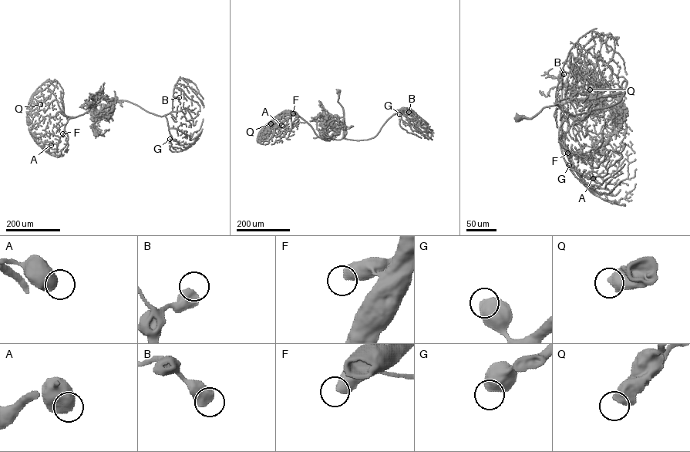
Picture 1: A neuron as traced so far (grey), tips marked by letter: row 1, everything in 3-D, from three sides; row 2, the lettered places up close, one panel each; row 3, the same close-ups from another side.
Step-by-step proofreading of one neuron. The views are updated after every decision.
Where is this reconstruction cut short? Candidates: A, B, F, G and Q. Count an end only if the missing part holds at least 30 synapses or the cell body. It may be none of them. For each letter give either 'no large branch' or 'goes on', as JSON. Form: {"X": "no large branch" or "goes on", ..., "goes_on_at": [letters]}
{"A": "no large branch", "B": "no large branch", "F": "no large branch", "G": "no large branch", "Q": "no large branch", "goes_on_at": []}

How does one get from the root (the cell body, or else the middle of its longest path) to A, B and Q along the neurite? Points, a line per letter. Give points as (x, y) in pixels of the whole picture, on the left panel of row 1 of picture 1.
A: (109, 117), (108, 113), (115, 108), (112, 106), (94, 106), (70, 118), (58, 143), (51, 145)
B: (109, 117), (116, 100), (128, 101), (163, 116), (172, 111), (173, 97), (179, 97)
Q: (109, 117), (108, 113), (115, 108), (102, 104), (93, 106), (82, 114), (68, 117), (52, 92), (40, 104)

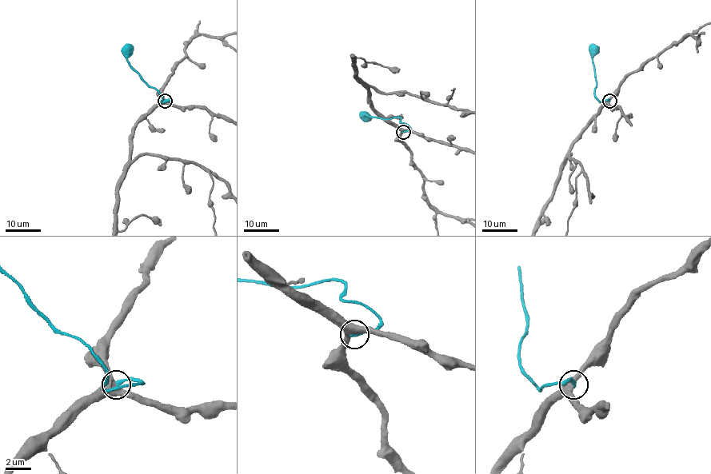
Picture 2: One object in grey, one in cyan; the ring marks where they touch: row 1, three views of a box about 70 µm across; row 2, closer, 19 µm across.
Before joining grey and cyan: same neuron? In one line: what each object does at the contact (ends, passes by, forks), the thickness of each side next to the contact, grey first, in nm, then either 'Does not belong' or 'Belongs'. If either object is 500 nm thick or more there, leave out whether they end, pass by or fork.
At the ring grey forks. At the ring cyan ends. Thickness 440 nm (grey) against 280 nm. Does not belong

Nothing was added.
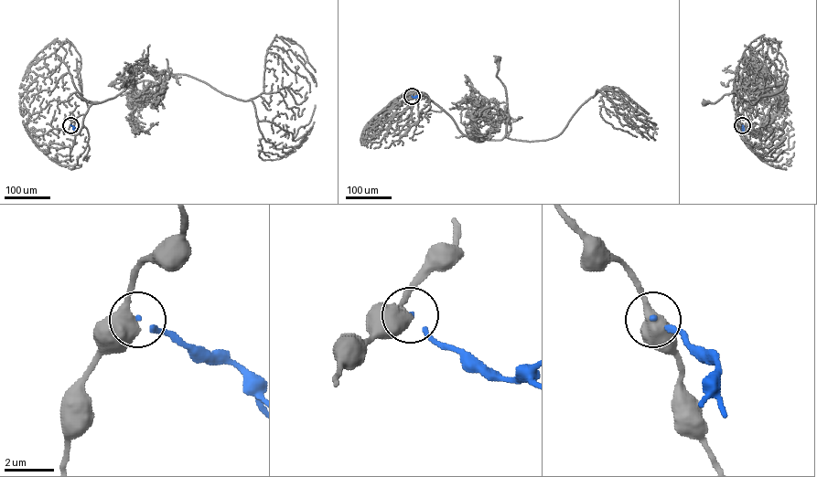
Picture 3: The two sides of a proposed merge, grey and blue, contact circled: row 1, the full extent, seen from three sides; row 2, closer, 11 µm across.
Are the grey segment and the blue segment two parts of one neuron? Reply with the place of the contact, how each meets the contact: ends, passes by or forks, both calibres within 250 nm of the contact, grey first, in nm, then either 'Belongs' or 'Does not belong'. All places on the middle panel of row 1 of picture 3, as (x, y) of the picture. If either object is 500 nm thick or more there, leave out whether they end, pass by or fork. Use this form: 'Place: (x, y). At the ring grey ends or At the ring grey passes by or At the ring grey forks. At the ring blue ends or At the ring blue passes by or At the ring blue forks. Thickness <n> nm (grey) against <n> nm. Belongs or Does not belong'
Place: (412, 96). At the ring grey passes by. At the ring blue ends. Thickness 480 nm (grey) against 150 nm. Does not belong

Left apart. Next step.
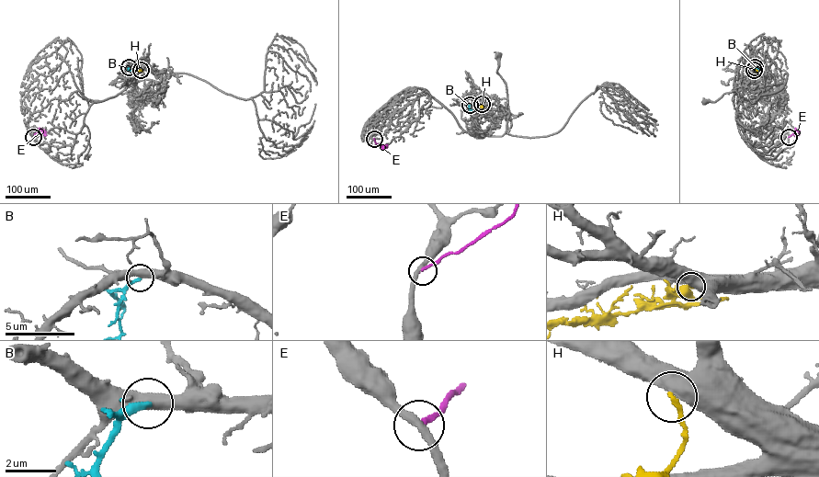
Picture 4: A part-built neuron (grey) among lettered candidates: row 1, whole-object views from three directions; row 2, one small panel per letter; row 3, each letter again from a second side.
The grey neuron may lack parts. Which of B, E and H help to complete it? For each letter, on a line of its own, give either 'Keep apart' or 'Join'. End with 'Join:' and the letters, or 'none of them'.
B: Join
E: Keep apart
H: Keep apart
Join: B

